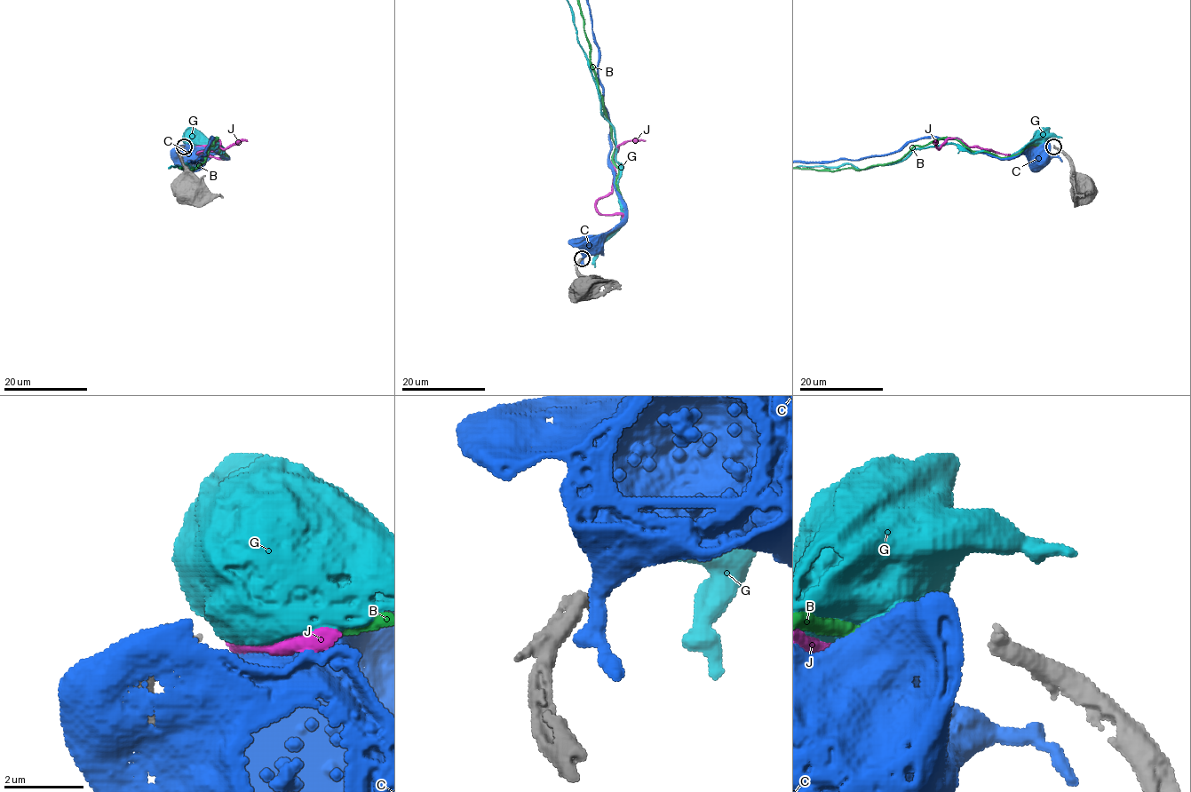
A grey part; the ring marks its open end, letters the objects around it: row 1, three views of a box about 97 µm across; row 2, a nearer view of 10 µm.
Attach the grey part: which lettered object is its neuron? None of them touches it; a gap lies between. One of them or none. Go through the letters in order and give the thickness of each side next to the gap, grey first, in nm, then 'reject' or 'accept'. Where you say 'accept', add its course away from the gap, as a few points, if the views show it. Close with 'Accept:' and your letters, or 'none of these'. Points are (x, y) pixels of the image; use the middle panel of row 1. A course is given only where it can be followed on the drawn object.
B: 420 nm thick on the grey side, 280 nm on the other; reject
C: 420 nm thick on the grey side, 650 nm on the other; reject
G: 420 nm thick on the grey side, 950 nm on the other; reject
J: 420 nm thick on the grey side, 440 nm on the other; accept
Accept: J

